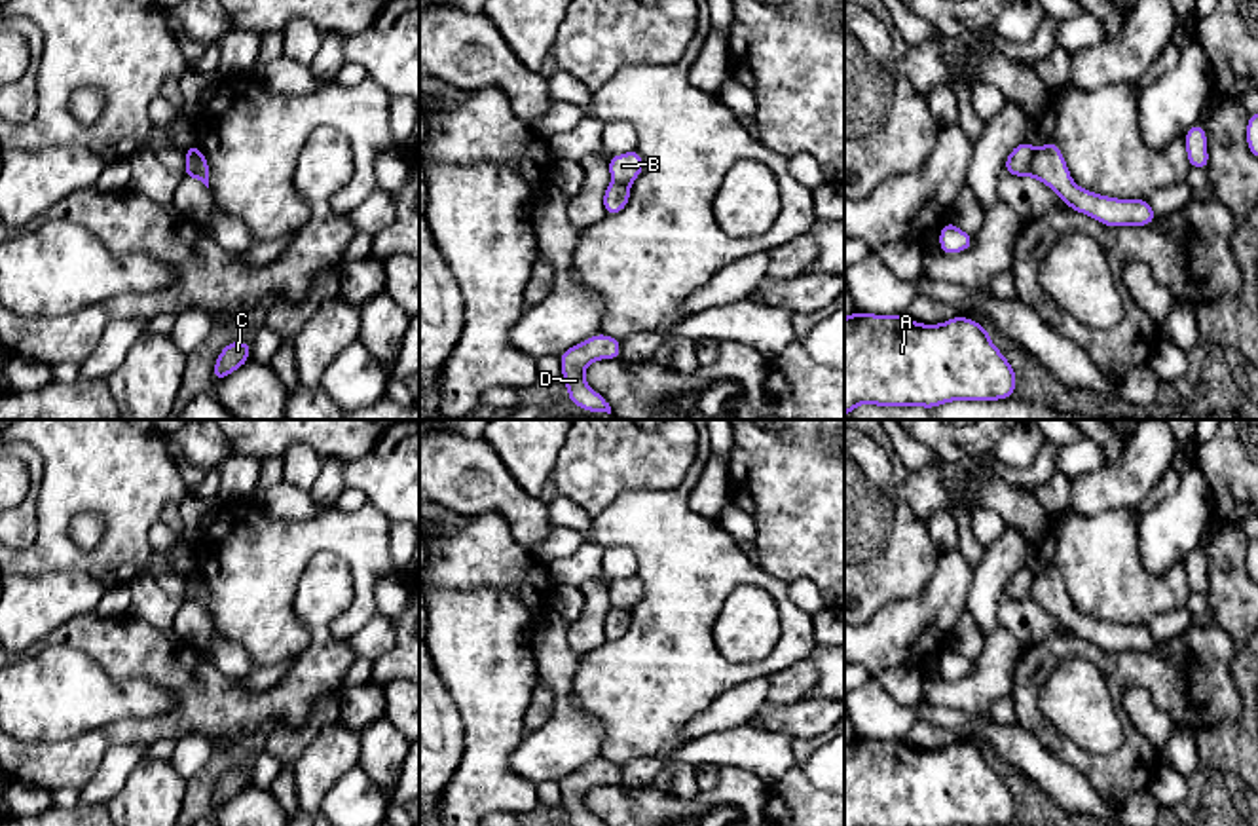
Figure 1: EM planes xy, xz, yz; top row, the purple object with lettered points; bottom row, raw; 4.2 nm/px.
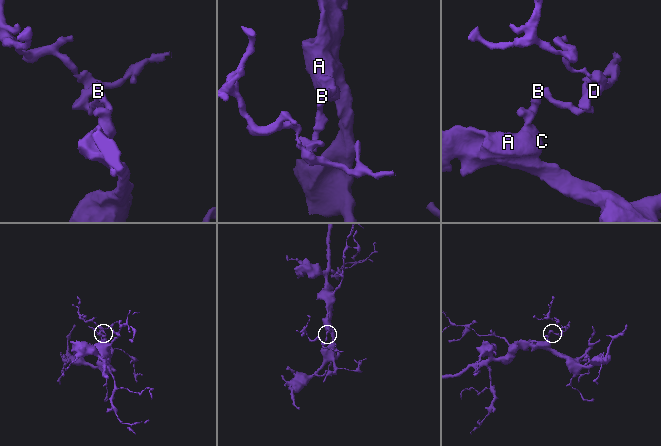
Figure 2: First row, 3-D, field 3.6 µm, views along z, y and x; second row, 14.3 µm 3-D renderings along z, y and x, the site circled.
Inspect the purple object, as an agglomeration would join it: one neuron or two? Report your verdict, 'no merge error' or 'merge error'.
merge error

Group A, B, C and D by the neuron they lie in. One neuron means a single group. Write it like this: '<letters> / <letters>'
A B C / D

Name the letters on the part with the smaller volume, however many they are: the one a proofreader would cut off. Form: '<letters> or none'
D

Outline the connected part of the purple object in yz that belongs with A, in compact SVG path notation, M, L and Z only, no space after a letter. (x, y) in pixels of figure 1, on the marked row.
M907 315L844 317L844 418L860 404L935 408L953 401L1000 401L1013 397L1015 385L1013 366L973 319L922 325Z

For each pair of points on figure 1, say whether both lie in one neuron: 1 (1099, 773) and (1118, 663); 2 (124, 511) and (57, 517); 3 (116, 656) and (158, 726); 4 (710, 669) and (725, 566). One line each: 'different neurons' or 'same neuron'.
1: same neuron
2: same neuron
3: same neuron
4: same neuron

